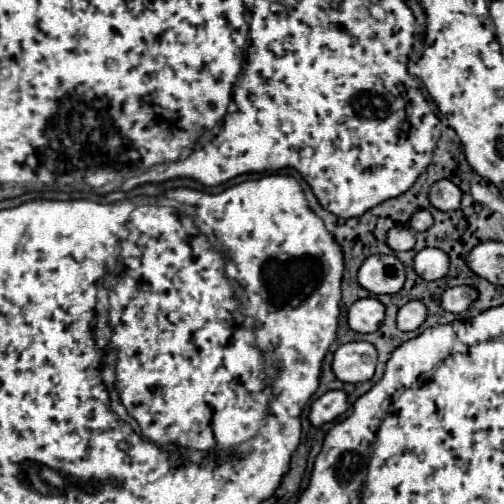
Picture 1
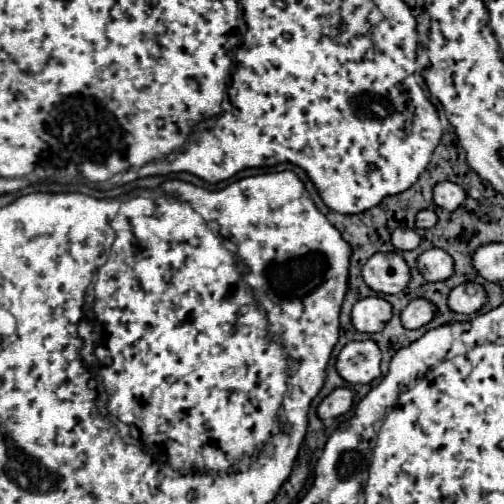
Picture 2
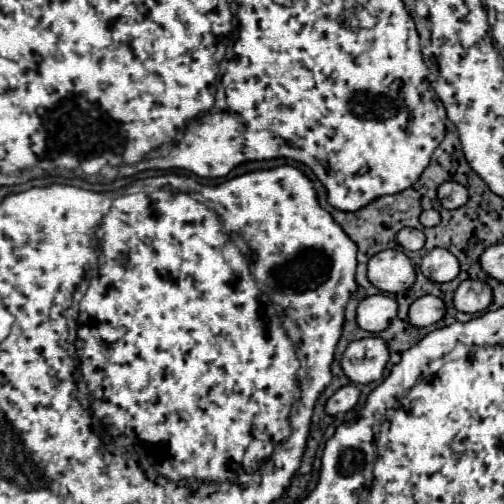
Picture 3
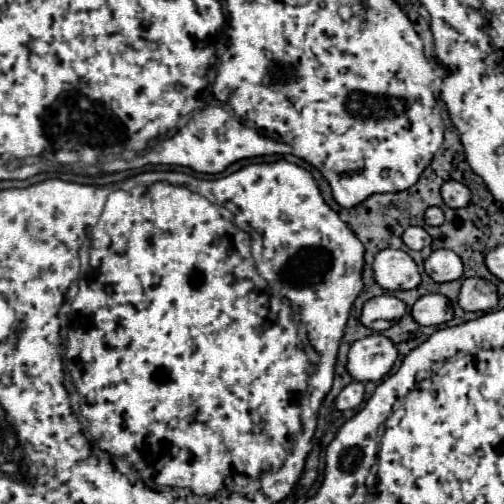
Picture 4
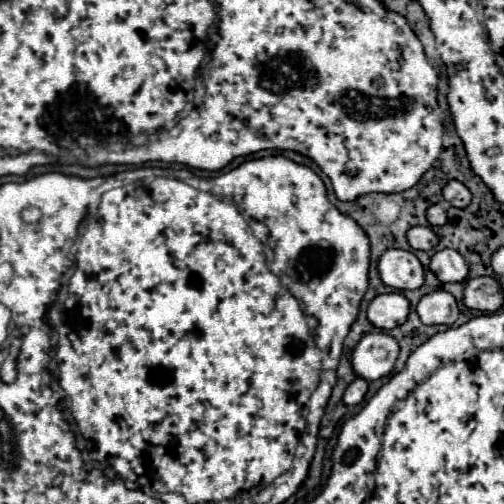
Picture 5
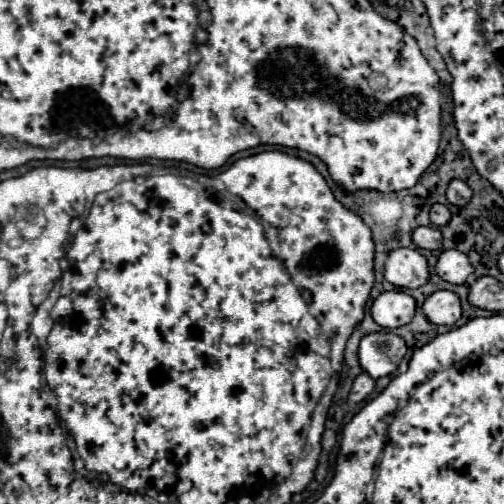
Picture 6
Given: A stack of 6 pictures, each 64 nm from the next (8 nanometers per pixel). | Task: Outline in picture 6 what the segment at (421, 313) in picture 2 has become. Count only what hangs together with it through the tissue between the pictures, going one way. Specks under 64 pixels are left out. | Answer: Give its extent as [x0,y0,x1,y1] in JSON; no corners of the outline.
[422,290,462,326]

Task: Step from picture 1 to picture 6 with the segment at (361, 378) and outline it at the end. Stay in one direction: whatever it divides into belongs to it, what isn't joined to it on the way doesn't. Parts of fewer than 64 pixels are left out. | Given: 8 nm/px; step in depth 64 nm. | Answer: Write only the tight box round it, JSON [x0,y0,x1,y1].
[358,332,406,380]

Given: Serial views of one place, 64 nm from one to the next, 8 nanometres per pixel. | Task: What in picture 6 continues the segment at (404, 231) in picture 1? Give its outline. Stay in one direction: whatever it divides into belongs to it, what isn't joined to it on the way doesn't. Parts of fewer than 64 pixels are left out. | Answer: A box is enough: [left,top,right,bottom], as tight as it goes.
[412,226,442,250]

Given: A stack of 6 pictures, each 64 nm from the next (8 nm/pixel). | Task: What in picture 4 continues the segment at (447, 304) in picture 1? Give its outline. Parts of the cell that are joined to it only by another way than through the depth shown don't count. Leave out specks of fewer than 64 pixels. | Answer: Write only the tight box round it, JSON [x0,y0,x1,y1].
[458,278,498,312]

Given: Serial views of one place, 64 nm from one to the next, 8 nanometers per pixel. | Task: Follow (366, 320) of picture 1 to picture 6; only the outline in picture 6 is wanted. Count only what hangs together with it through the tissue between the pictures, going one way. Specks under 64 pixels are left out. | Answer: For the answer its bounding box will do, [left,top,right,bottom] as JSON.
[370,290,416,330]

